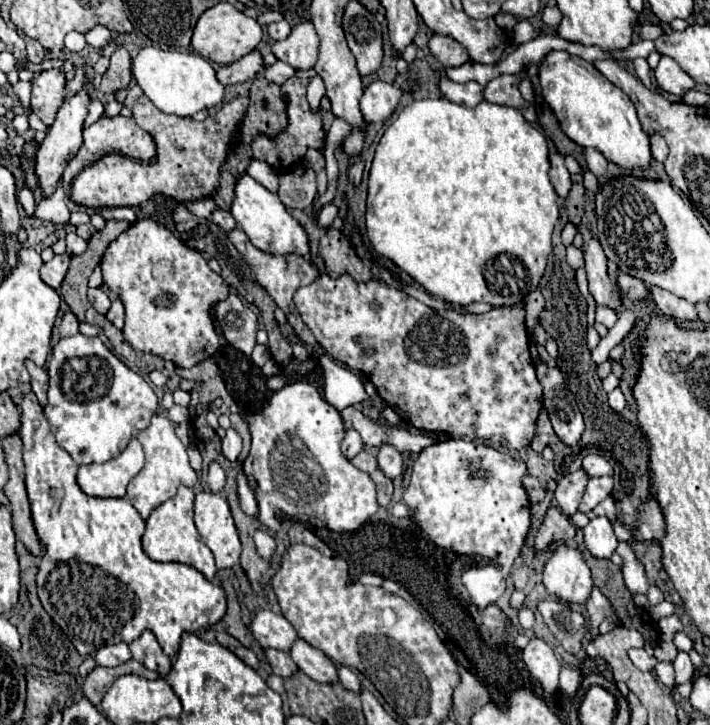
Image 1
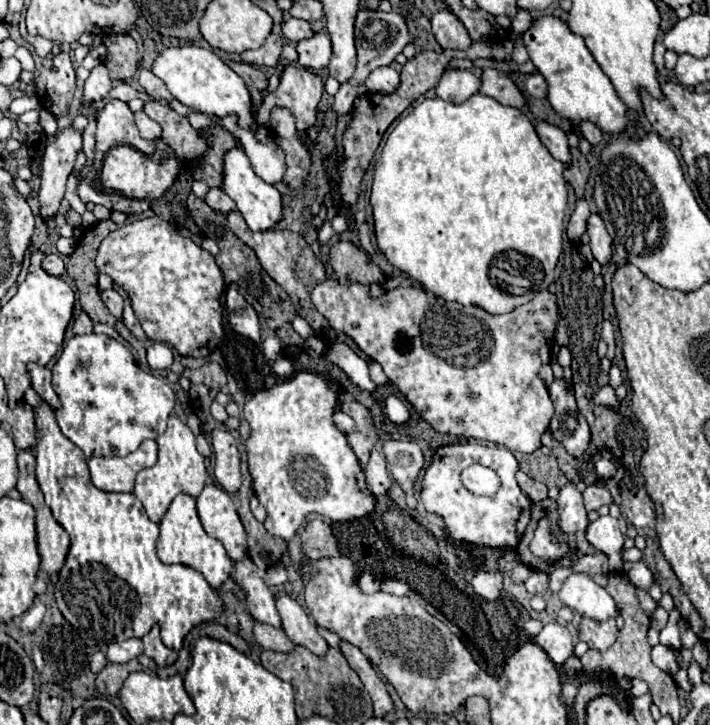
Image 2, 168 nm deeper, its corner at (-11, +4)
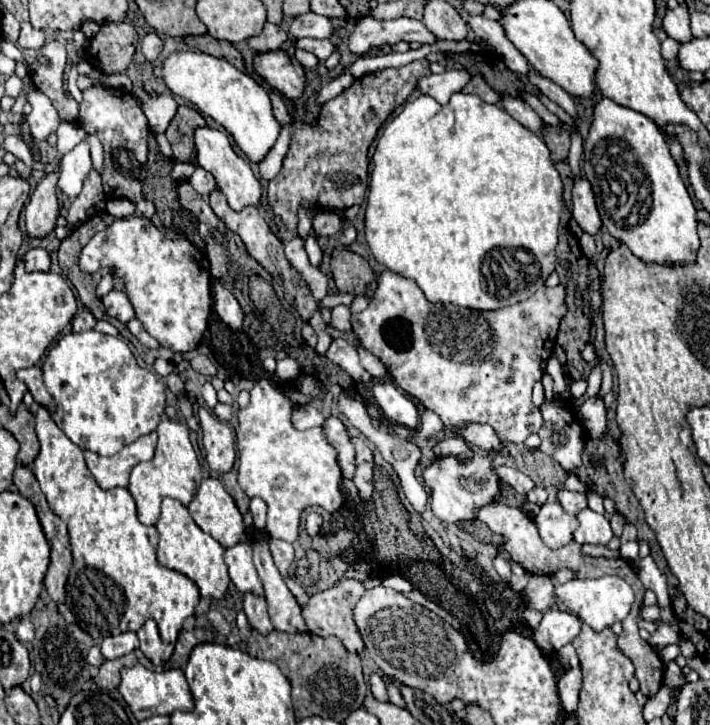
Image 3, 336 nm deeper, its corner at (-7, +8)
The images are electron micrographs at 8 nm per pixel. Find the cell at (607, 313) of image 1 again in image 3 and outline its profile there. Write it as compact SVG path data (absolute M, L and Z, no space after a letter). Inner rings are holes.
M584 233L584 235L580 237L580 247L582 247L582 253L584 253L588 259L594 257L594 253L596 253L596 245L594 245L594 237L592 237L592 235Z

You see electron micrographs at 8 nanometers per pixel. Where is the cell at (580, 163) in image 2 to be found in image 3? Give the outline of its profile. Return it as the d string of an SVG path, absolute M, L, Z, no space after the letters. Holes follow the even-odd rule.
M546 125L544 129L544 141L552 153L552 161L560 163L566 161L568 149L570 149L570 133L562 127L550 127Z

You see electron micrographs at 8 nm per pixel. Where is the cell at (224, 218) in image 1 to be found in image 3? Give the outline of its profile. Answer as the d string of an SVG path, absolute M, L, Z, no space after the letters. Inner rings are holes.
M196 167L194 175L192 175L188 181L190 181L190 185L192 185L204 199L208 199L210 193L216 189L216 181L214 181L214 177L212 177L208 171L200 169L200 167Z

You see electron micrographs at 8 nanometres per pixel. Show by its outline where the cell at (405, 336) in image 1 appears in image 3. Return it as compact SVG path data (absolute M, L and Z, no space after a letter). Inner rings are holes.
M384 271L380 277L378 277L378 289L370 301L370 305L360 311L360 313L352 313L352 329L356 333L356 337L360 339L360 343L370 351L374 353L382 363L384 367L388 369L388 373L394 377L394 381L408 393L412 395L422 407L434 411L442 423L446 427L460 427L460 425L468 425L468 423L484 423L484 425L490 425L498 437L504 441L504 443L514 443L514 445L524 445L524 441L532 435L532 433L538 433L538 429L542 427L542 413L540 413L540 407L536 407L532 403L532 387L534 383L542 377L542 373L546 371L546 361L556 345L556 333L558 333L558 325L560 325L560 319L564 317L564 289L562 287L540 287L534 297L522 301L522 303L516 303L512 307L504 307L504 309L498 309L498 311L474 311L474 309L466 309L466 307L456 307L452 303L430 303L422 289L416 285L414 279L406 279L398 273L392 273L392 271Z

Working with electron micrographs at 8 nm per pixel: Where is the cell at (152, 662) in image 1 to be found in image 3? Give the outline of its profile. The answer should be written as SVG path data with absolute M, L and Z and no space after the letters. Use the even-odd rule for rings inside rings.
M148 619L140 631L138 631L138 639L140 639L140 651L154 663L154 665L164 665L170 655L173 654L175 644L162 643L158 627L152 619Z

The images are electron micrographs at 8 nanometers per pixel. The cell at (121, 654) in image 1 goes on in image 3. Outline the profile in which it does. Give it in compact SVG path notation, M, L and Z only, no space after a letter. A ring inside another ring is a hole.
M126 631L114 637L106 637L102 641L102 655L106 659L118 659L122 655L132 653L134 649L138 649L138 637L134 631Z

